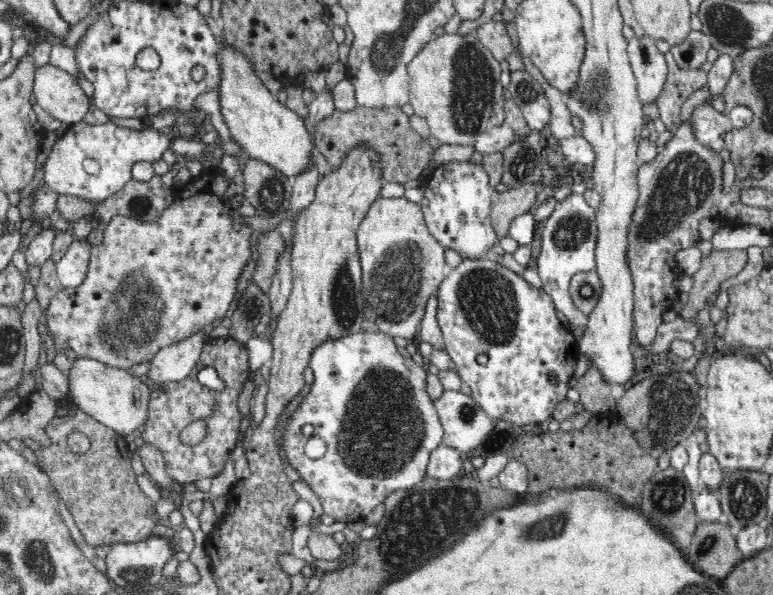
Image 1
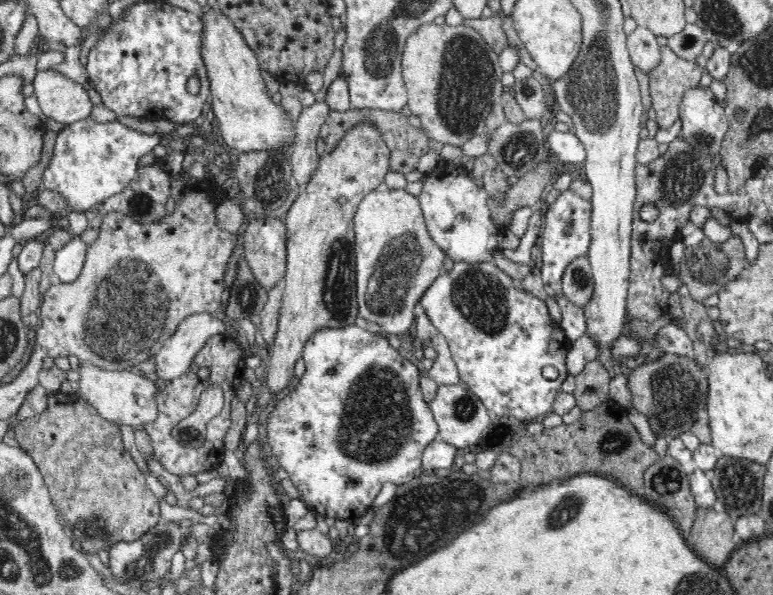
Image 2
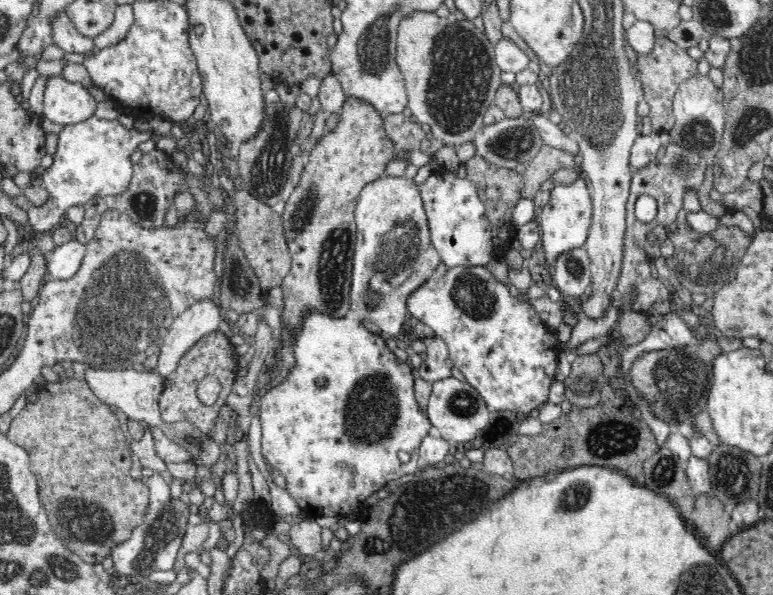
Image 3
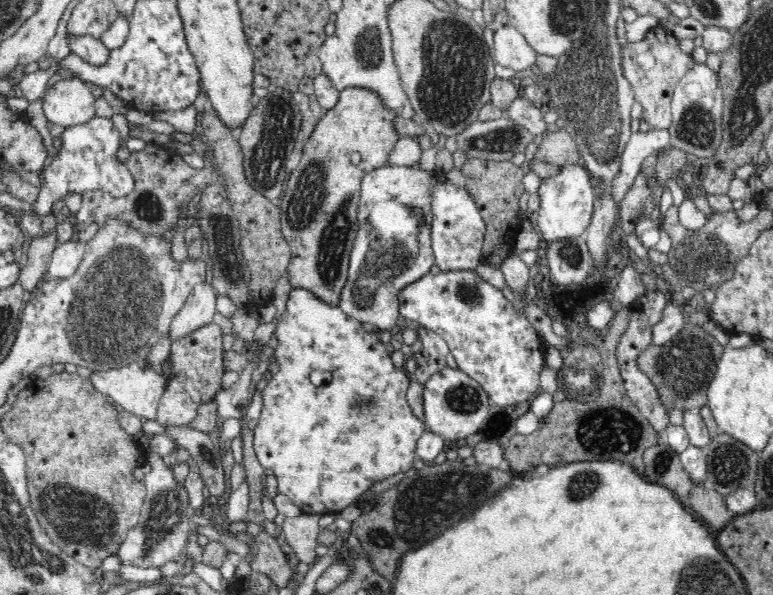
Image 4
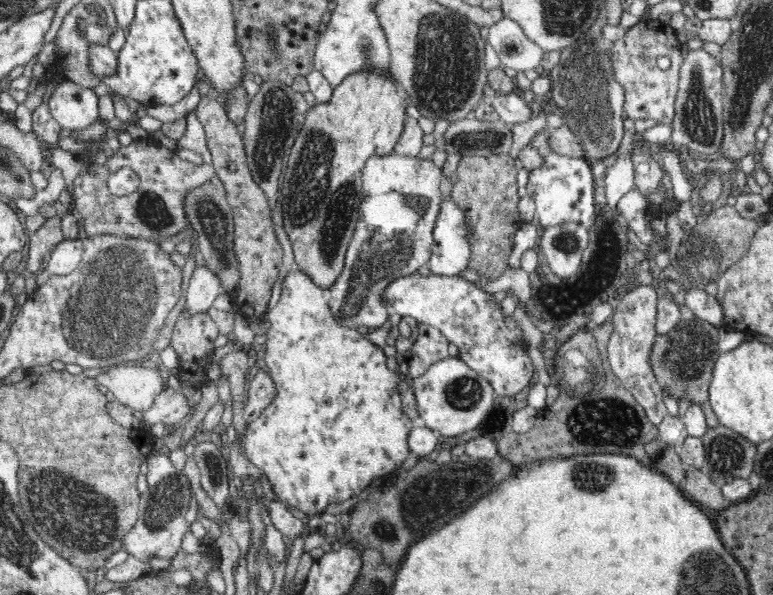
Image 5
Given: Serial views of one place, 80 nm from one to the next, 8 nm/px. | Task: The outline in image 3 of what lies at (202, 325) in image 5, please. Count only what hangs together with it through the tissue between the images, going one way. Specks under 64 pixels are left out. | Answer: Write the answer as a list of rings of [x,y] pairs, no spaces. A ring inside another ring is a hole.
[[[214,330],[211,334],[204,335],[203,338],[186,355],[179,359],[177,370],[166,379],[164,391],[159,396],[159,410],[163,424],[173,424],[176,422],[192,422],[198,426],[204,434],[210,434],[214,430],[214,425],[218,421],[219,410],[227,402],[228,394],[237,378],[238,362],[235,359],[235,348],[228,337],[219,330]],[[207,377],[218,378],[221,383],[217,406],[208,407],[202,403],[200,395],[197,394],[198,386]]]

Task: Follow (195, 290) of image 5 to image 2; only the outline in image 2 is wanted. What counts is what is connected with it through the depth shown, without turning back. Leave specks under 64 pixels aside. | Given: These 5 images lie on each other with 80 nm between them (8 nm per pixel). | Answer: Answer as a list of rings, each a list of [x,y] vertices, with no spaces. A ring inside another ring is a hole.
[[[209,312],[186,316],[176,328],[175,334],[164,340],[155,355],[154,377],[170,382],[189,370],[192,359],[212,336],[225,334],[222,320]]]

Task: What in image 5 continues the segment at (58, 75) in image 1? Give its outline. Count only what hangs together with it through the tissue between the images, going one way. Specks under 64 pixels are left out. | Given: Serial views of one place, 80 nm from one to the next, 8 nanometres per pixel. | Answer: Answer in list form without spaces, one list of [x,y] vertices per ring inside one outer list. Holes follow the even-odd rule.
[[[62,81],[55,86],[49,98],[49,110],[60,126],[84,129],[99,117],[98,97],[90,87]]]

